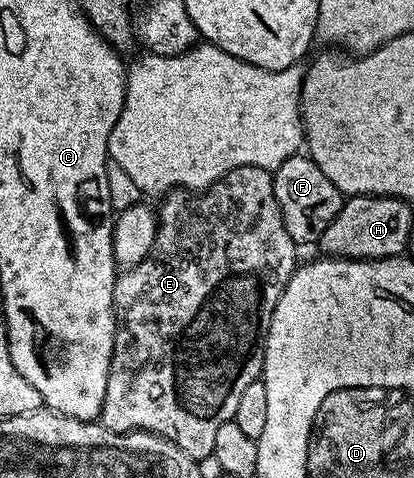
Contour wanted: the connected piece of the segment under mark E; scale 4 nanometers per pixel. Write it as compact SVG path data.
M237 167L233 171L229 171L217 183L213 183L207 189L202 191L192 191L189 189L172 189L170 193L162 198L163 201L157 205L157 224L155 227L155 242L149 251L149 255L145 255L145 259L141 259L141 263L137 263L131 269L124 269L116 276L115 286L113 287L113 299L115 300L115 346L113 347L113 355L109 363L109 379L105 383L105 403L101 407L97 421L98 424L104 425L109 431L117 431L118 433L133 433L142 431L145 433L155 433L159 437L164 437L173 442L177 447L181 447L181 451L185 451L185 455L189 455L195 461L200 462L211 456L213 451L213 442L217 436L217 427L221 427L221 423L232 420L237 411L237 403L241 400L241 395L245 392L245 387L249 387L249 383L260 380L263 371L263 352L267 346L267 332L269 331L269 323L273 319L273 311L277 307L277 303L281 299L281 295L285 291L285 287L289 283L289 279L295 274L297 268L297 260L295 261L295 252L297 246L293 239L289 239L289 231L285 231L285 223L281 219L281 207L277 203L277 195L273 195L273 173L270 169L262 169L261 167Z

